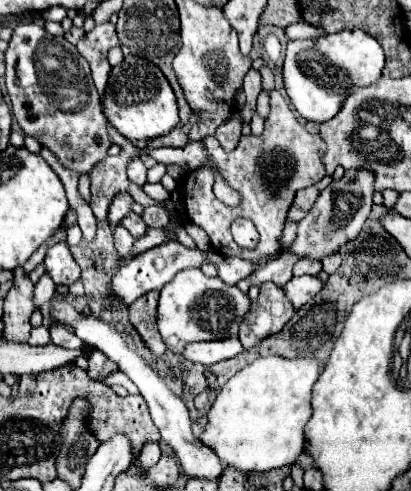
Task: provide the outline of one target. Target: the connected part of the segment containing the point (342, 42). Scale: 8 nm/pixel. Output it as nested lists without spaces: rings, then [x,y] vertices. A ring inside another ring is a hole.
[[[344,30],[318,40],[290,40],[284,58],[284,86],[298,114],[310,122],[326,122],[336,116],[344,100],[382,76],[384,52],[376,38],[364,30]],[[322,72],[322,74],[312,74]]]

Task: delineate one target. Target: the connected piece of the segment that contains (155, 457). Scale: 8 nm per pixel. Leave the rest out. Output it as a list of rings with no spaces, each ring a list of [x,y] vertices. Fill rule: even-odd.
[[[150,442],[150,444],[146,444],[146,446],[142,448],[142,452],[140,452],[140,456],[138,456],[138,462],[140,462],[142,468],[150,468],[150,466],[154,466],[154,464],[160,460],[160,456],[162,456],[160,444],[158,444],[158,442]]]

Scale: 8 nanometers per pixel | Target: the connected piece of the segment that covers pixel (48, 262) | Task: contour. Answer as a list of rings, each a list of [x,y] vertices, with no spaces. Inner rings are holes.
[[[58,242],[48,248],[44,266],[56,284],[70,286],[72,282],[76,282],[80,278],[80,266],[72,258],[66,242]]]

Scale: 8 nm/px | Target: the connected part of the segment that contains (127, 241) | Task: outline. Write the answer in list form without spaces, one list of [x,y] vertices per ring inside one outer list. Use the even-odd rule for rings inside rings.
[[[116,226],[114,230],[114,244],[116,244],[116,250],[120,254],[120,258],[124,258],[124,262],[132,260],[132,246],[134,246],[134,238],[130,236],[130,232],[124,228],[124,226]]]

